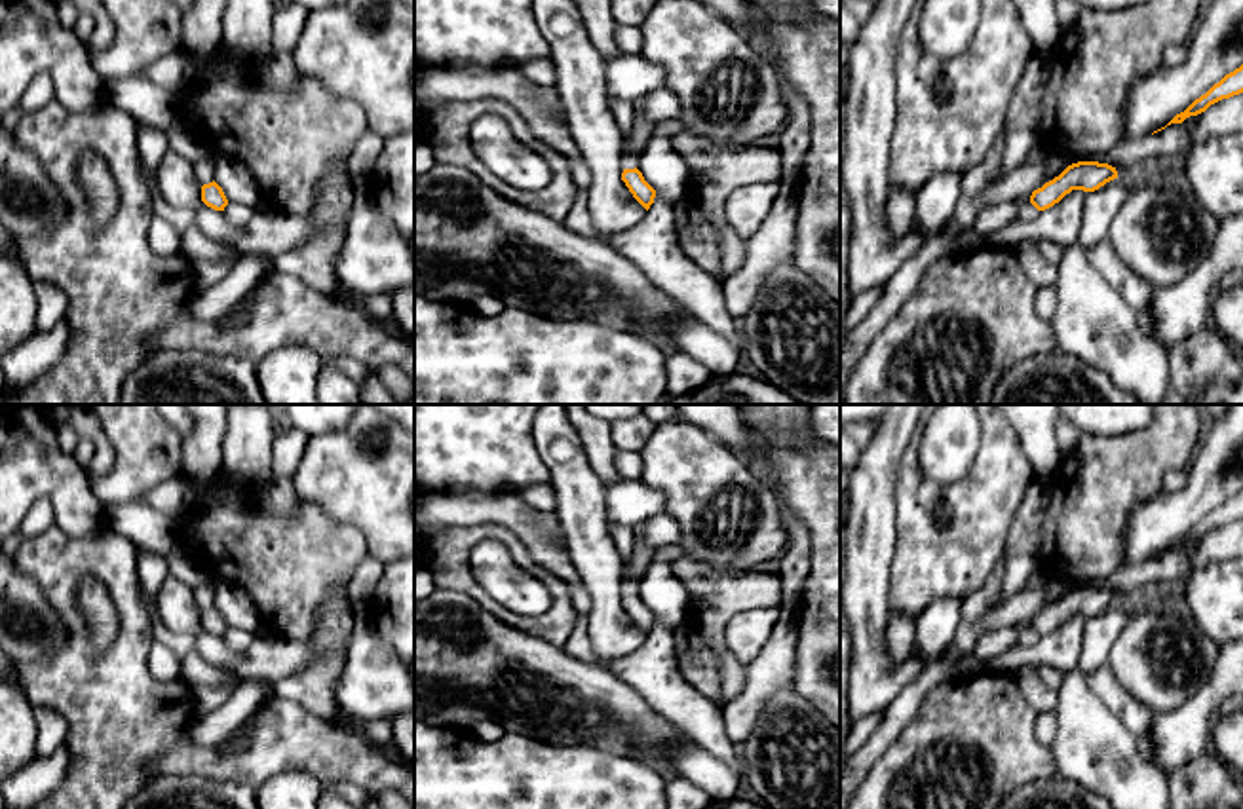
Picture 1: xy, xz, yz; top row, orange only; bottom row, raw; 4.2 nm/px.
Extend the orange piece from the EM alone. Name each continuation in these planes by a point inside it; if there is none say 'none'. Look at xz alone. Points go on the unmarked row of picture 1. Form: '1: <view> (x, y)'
1: xz (628, 585)

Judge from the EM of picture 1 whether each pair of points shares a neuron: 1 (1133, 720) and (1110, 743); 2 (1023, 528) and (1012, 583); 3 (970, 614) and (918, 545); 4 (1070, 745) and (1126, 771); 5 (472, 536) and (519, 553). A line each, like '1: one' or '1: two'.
1: two
2: one
3: two
4: one
5: one

